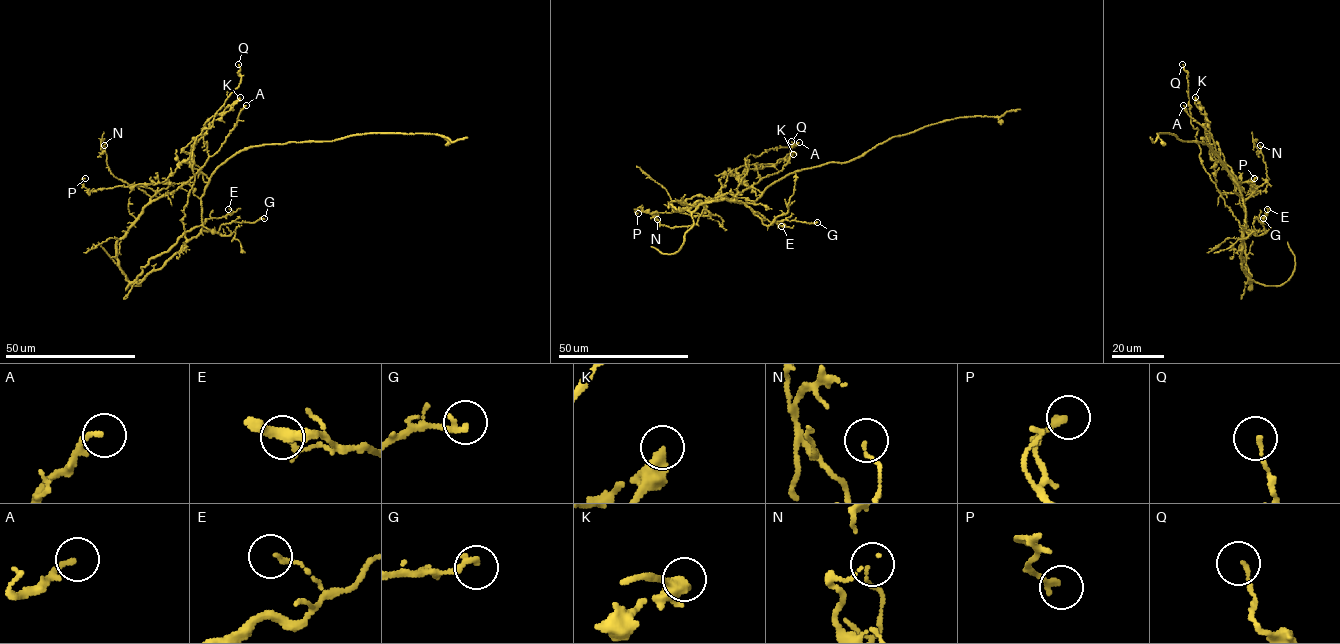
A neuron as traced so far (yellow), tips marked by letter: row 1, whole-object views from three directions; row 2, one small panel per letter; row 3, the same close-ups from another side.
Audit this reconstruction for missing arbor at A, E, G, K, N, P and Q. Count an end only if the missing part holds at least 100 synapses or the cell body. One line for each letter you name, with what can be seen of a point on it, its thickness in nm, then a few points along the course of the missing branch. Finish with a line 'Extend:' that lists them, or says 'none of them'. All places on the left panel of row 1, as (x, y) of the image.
Extend: none of them

